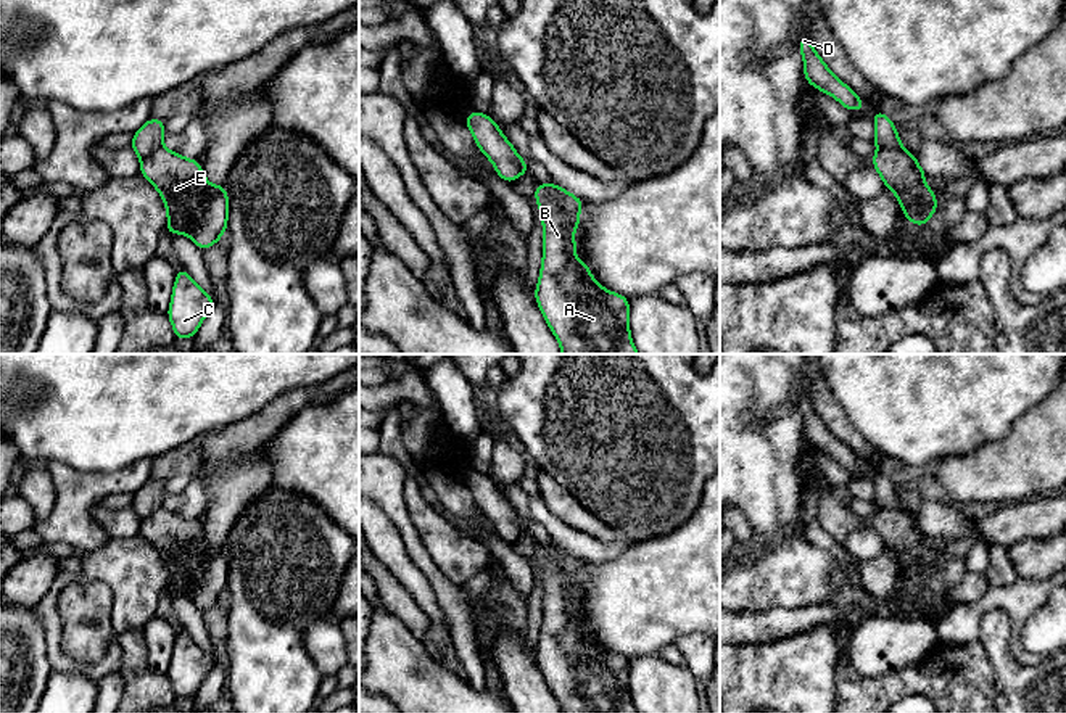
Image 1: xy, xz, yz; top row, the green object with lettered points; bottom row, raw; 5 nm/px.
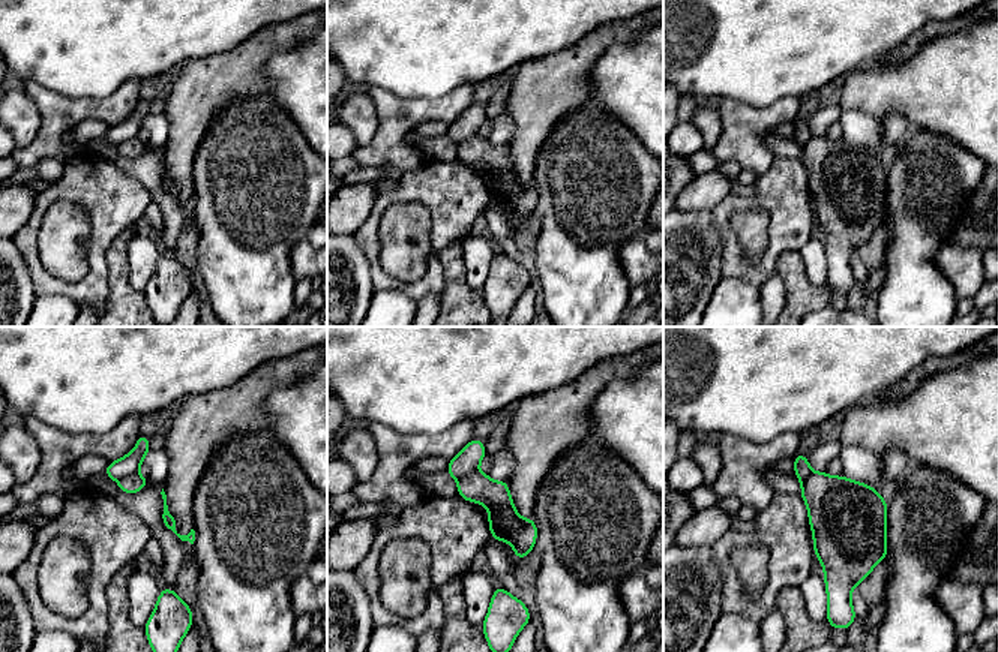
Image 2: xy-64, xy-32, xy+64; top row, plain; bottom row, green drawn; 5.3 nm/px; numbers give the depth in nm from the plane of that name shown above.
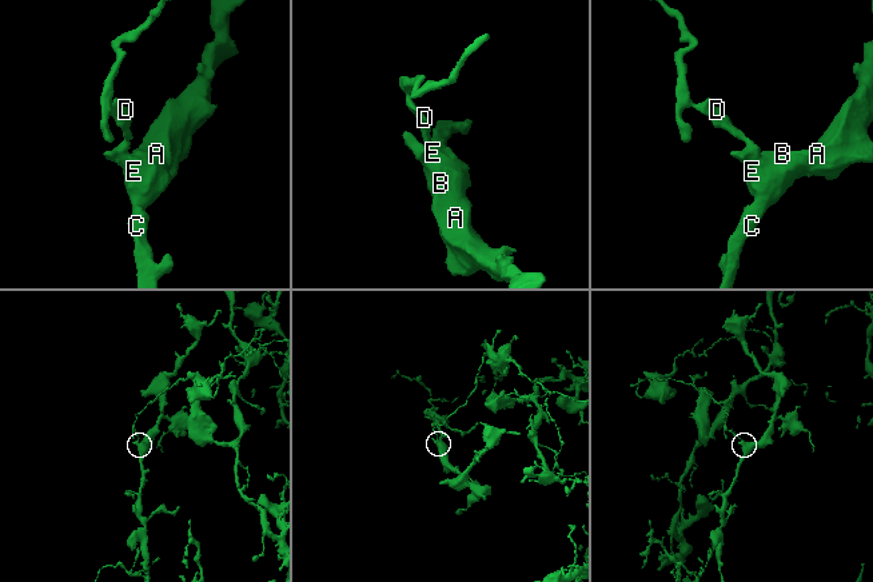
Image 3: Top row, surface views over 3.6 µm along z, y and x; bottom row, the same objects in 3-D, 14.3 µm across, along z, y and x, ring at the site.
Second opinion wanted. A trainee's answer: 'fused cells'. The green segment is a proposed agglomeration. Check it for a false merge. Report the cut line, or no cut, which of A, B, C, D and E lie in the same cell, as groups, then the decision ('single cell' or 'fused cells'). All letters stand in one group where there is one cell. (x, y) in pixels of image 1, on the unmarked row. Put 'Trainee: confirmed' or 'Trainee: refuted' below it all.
cut yz (881, 507), (902, 511); groups A B C E / D; fused cells
Trainee: confirmed

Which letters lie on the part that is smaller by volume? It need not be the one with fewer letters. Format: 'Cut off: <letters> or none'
Cut off: D

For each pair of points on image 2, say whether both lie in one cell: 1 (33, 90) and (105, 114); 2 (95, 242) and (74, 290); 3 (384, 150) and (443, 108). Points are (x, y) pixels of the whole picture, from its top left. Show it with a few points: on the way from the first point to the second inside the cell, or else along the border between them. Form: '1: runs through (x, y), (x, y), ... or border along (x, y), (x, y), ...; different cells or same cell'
1: runs through (51, 105), (56, 110), (87, 110); same cell
2: runs through (95, 255), (95, 273), (87, 281); same cell
3: runs through (395, 134), (417, 111), (426, 111); same cell

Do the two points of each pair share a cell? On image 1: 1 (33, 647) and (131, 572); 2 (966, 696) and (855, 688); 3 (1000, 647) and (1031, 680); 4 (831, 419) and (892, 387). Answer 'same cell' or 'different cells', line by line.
1: different cells
2: same cell
3: same cell
4: different cells

